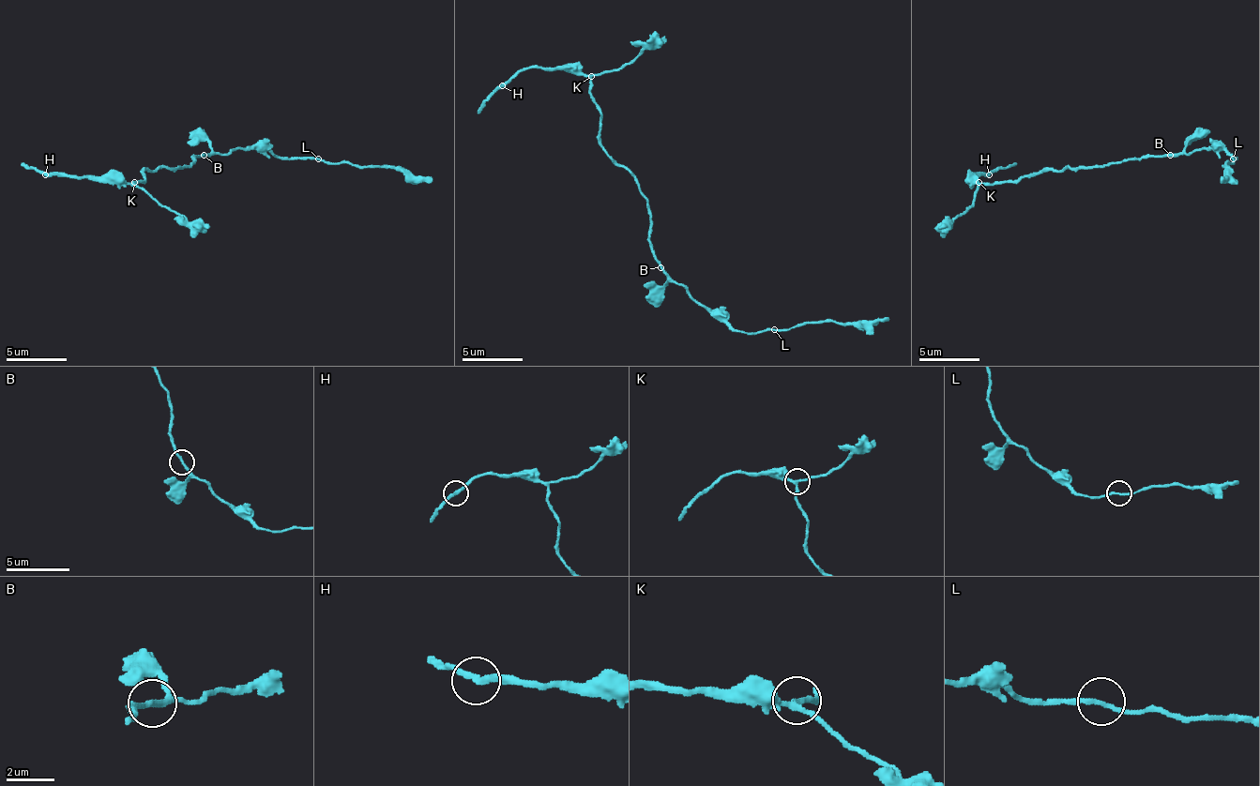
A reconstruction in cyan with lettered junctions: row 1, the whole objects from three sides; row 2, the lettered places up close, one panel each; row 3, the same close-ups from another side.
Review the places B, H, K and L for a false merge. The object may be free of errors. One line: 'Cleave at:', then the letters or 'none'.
Cleave at: none

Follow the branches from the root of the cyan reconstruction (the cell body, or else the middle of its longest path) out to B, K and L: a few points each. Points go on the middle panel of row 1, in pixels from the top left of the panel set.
B: (648, 225), (652, 255), (660, 267)
K: (648, 225), (648, 201), (640, 188), (640, 183), (600, 143), (600, 113), (591, 94), (591, 76)
L: (648, 225), (655, 262), (697, 301), (716, 310), (740, 332), (767, 332), (774, 328)

